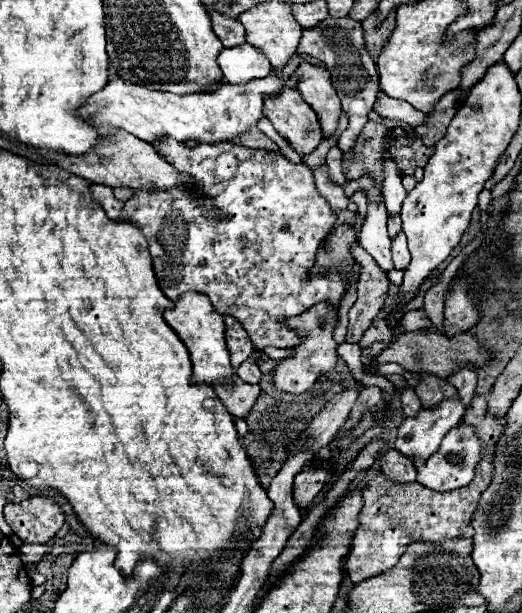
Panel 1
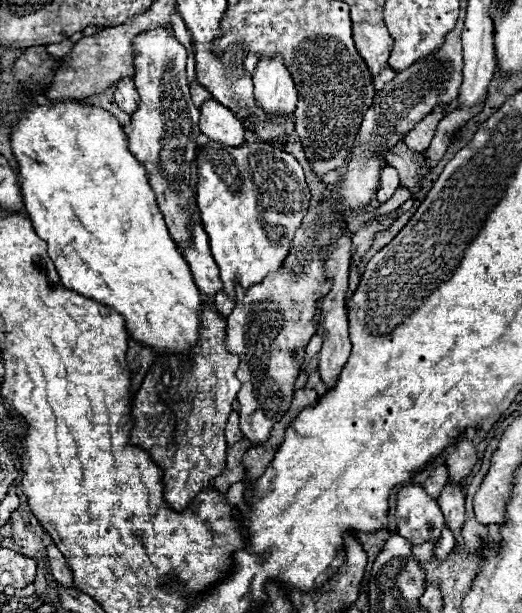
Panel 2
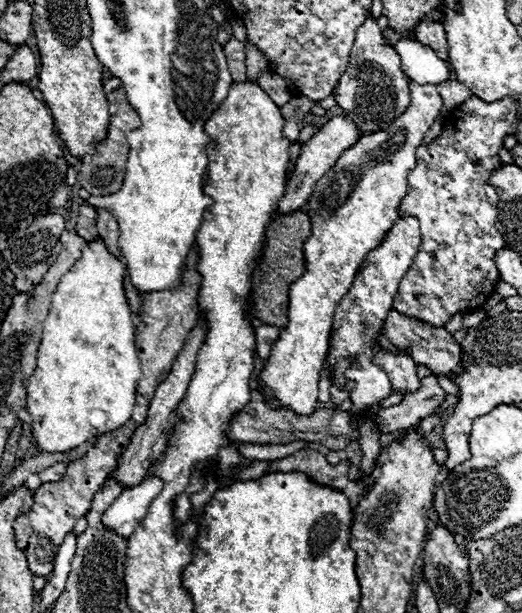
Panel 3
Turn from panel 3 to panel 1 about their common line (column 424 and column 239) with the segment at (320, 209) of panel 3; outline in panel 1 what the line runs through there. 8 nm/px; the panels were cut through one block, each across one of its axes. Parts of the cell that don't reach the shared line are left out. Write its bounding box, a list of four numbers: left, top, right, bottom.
[80,74,300,142]

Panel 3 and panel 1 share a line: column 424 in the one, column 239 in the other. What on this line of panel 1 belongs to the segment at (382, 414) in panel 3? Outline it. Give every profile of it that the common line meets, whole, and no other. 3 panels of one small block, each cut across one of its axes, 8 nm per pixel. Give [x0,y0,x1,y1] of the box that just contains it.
[214,376,260,418]

